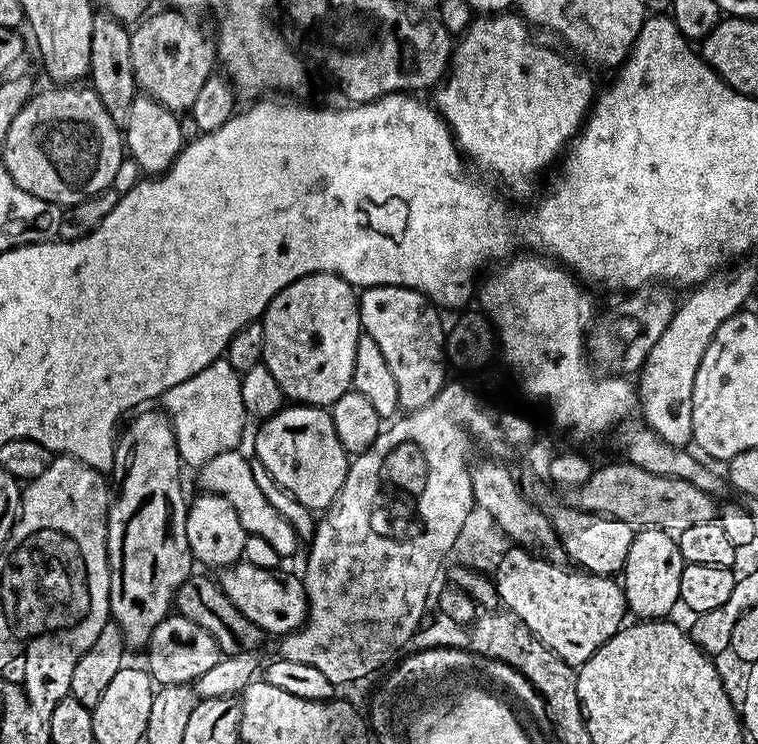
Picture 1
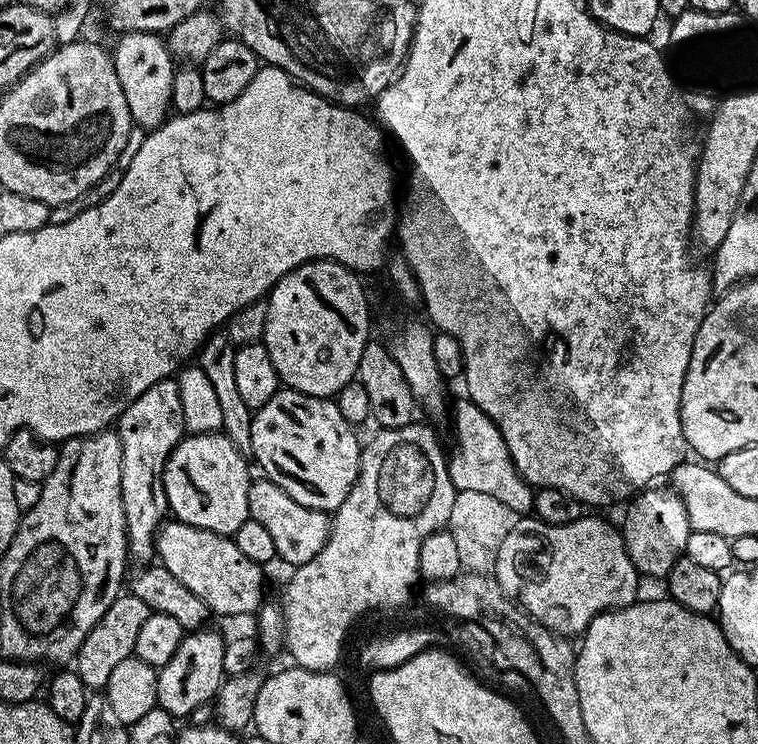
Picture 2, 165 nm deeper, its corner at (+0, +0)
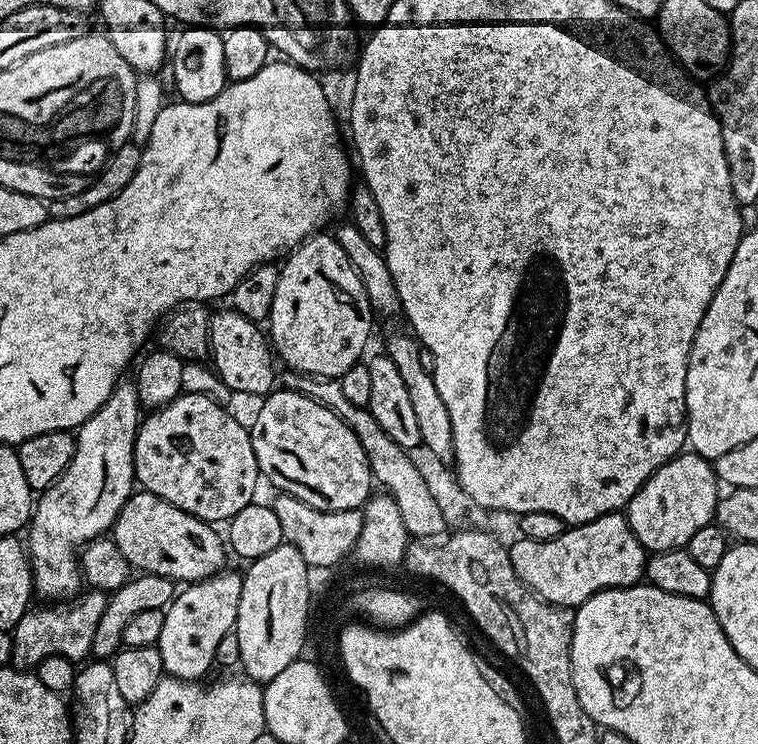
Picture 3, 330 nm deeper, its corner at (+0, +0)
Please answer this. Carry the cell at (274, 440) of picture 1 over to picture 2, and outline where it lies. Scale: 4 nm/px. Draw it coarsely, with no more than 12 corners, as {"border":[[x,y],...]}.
{"border":[[323,396],[255,409],[252,451],[294,502],[335,513],[362,440]]}

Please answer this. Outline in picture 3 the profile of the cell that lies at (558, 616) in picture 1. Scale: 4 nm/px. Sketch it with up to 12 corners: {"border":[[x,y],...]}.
{"border":[[623,511],[508,548],[541,600],[575,609],[641,583]]}

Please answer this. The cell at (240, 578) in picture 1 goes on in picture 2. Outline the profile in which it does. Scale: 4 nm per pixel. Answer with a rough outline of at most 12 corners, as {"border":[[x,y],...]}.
{"border":[[168,522],[162,567],[209,613],[251,617],[265,569],[231,536]]}

